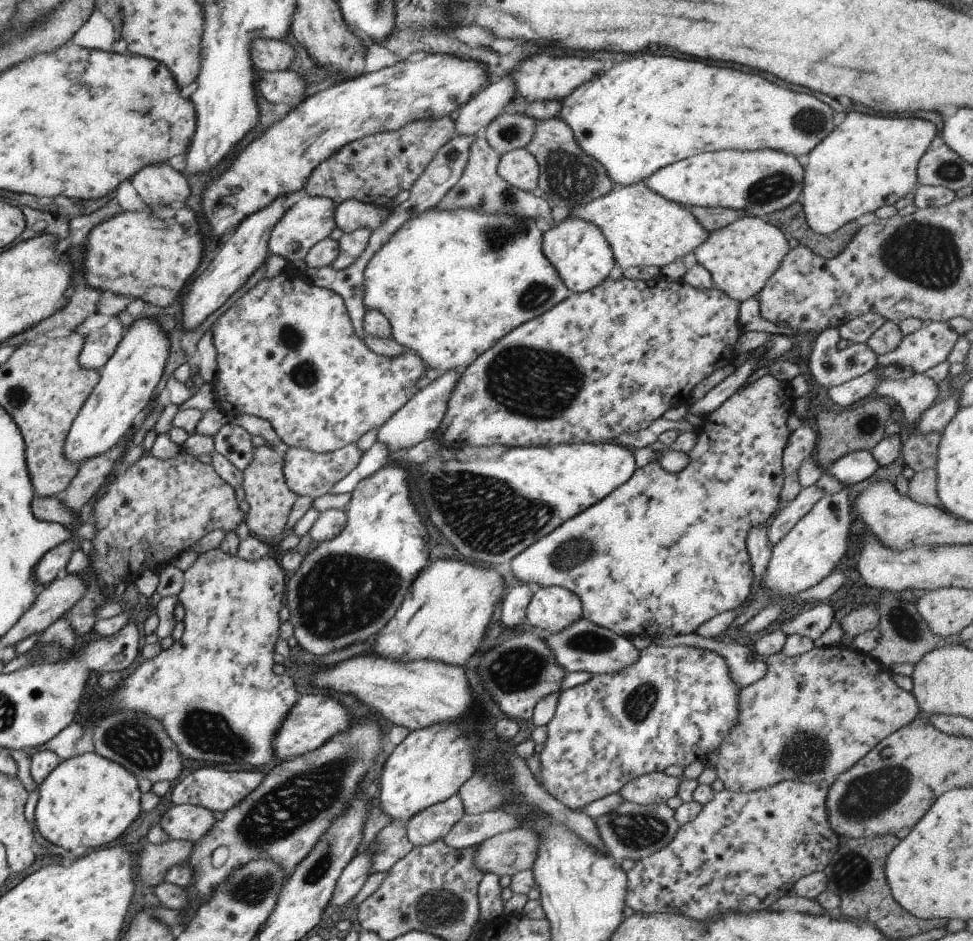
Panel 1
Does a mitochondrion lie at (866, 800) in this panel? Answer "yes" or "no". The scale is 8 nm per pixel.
yes

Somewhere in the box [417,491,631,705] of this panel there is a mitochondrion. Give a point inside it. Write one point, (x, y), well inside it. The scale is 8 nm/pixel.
(526, 672)

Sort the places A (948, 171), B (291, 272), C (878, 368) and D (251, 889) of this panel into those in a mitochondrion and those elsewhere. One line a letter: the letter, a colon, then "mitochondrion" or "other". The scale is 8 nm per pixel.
A: mitochondrion
B: other
C: other
D: mitochondrion

